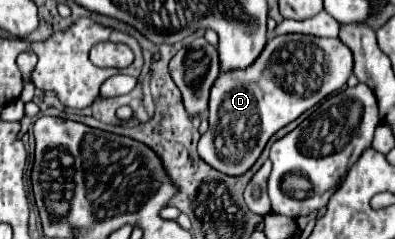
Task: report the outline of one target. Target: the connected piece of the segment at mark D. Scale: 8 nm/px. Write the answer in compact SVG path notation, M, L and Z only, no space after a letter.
M279 35L269 39L261 57L249 69L233 69L233 73L217 77L209 99L209 131L199 139L201 159L227 175L245 173L273 133L329 93L339 91L351 73L353 55L341 39L313 35Z

